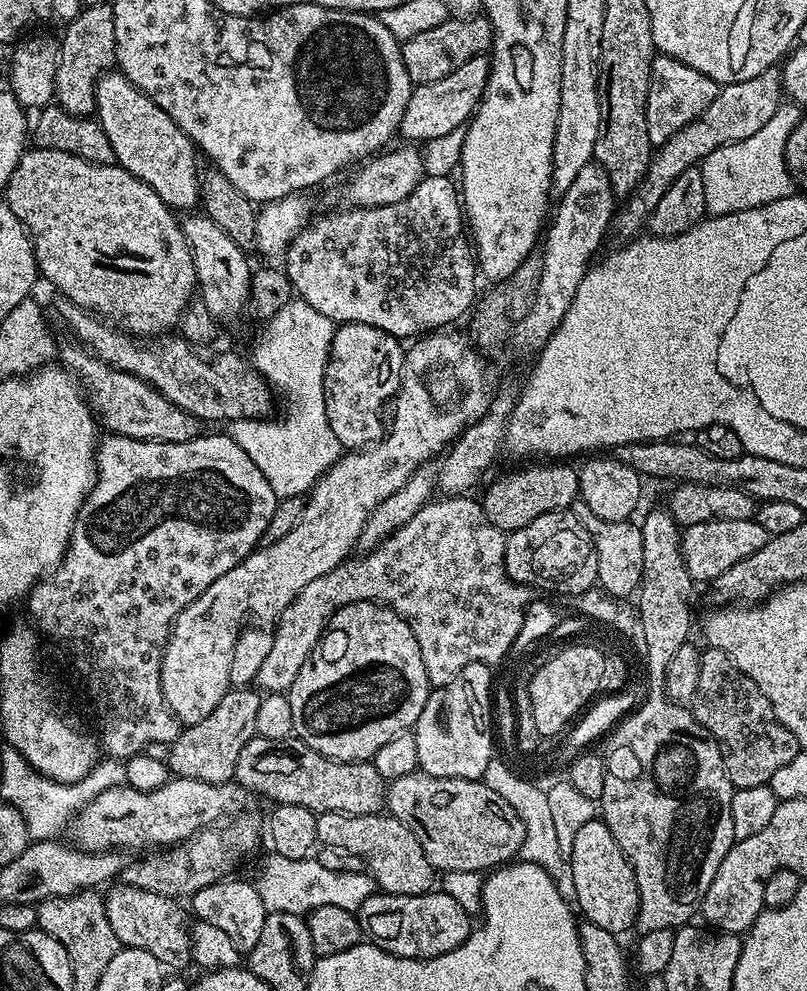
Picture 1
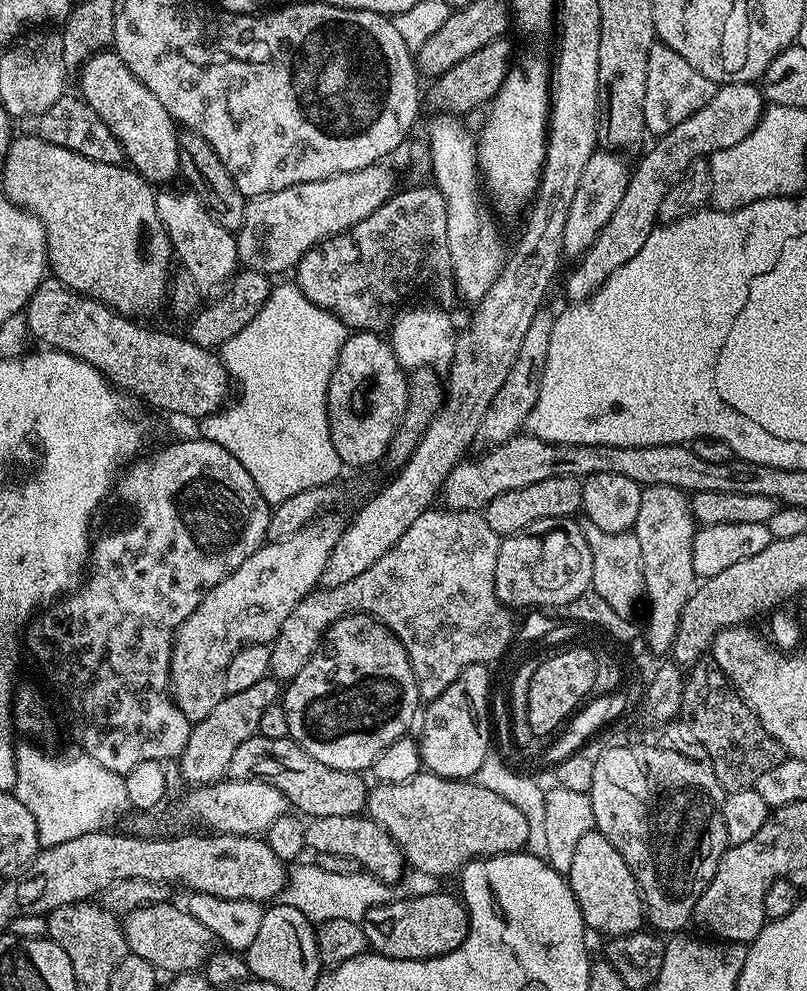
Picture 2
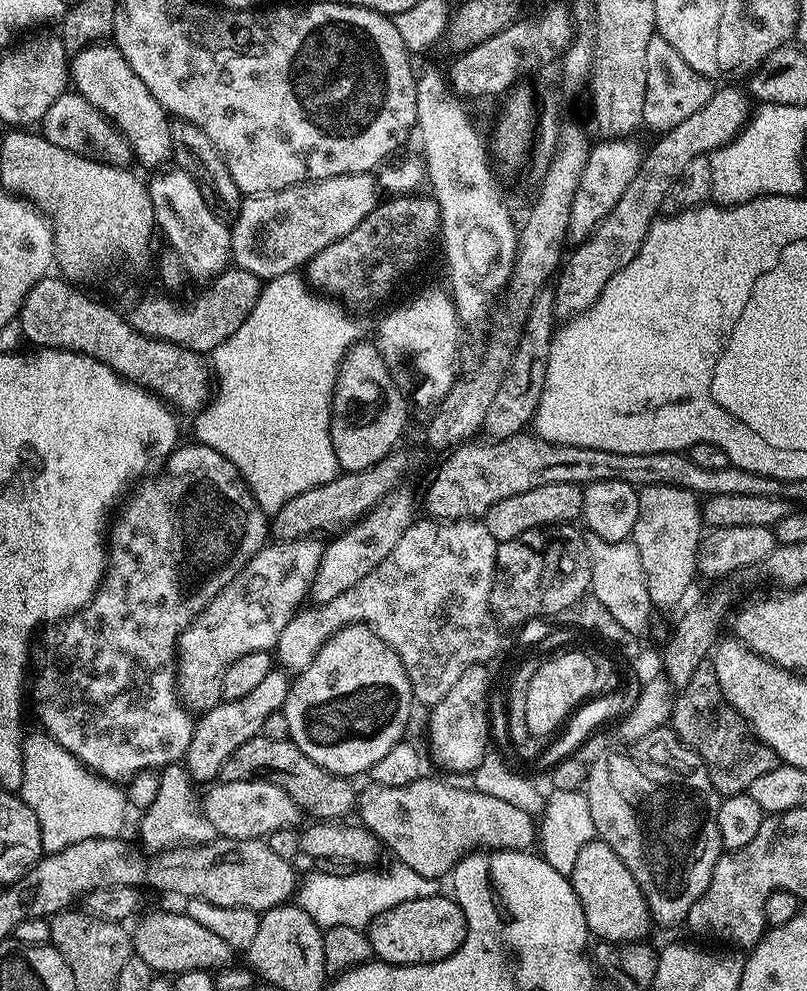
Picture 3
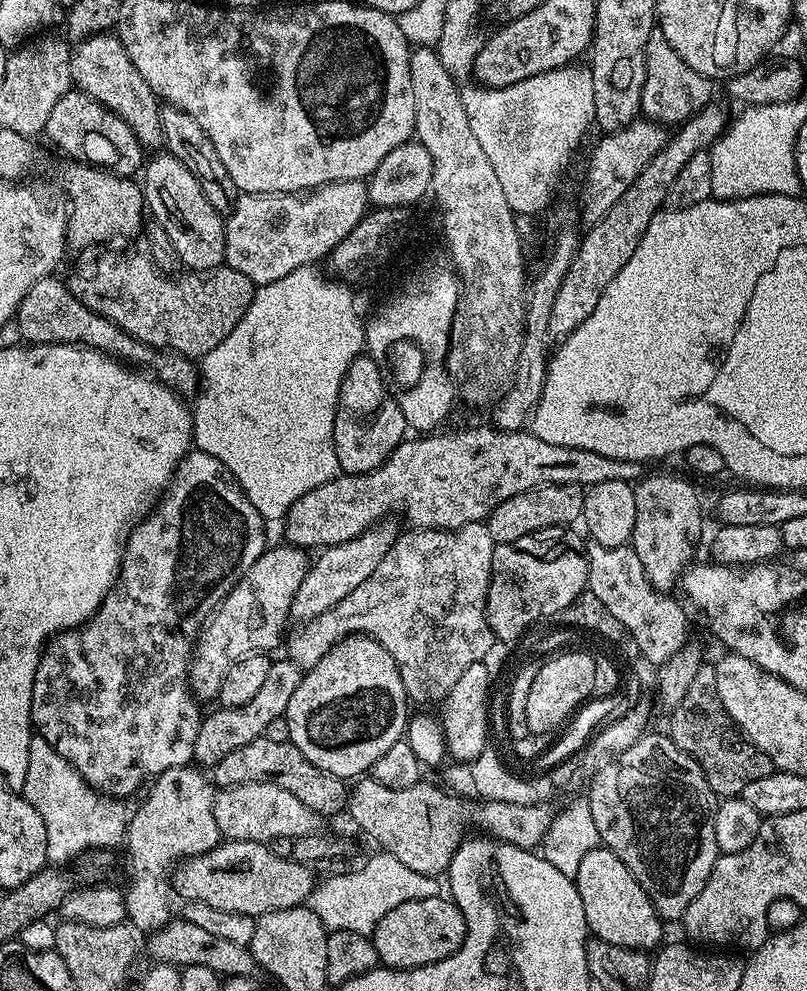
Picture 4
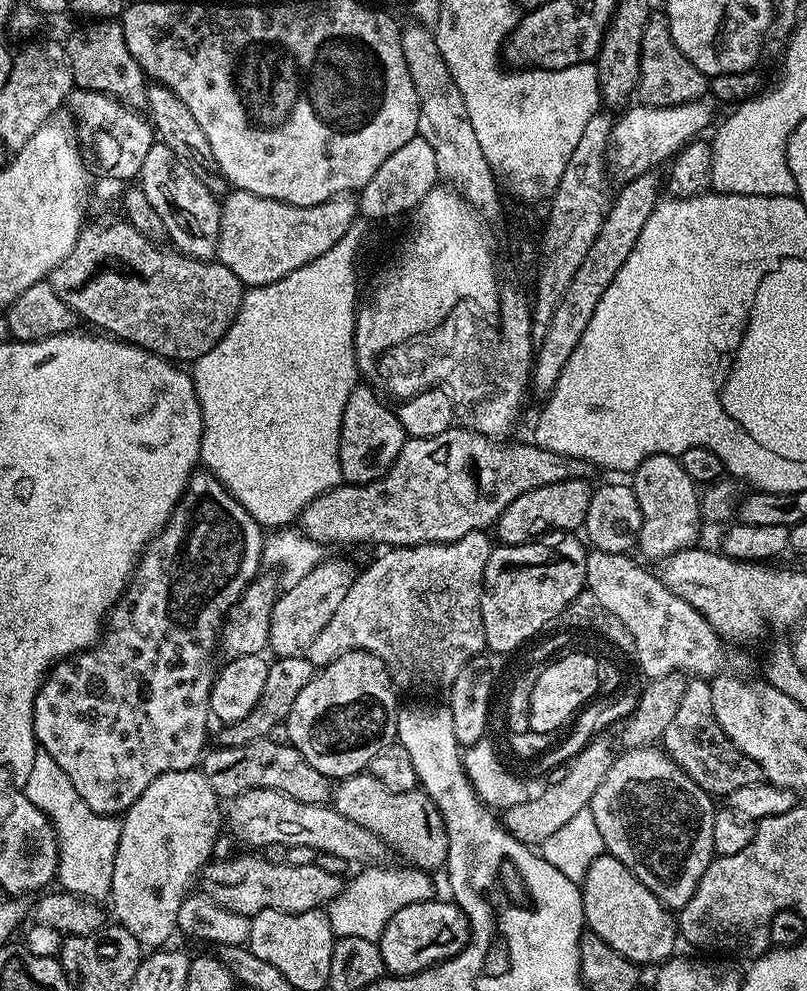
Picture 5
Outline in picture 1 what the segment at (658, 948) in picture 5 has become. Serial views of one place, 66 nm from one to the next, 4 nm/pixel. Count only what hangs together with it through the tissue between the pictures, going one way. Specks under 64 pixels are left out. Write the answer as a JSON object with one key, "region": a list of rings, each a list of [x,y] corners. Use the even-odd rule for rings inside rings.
{"region":[[[593,818],[586,822],[575,835],[570,853],[570,875],[575,907],[581,917],[584,915],[583,919],[587,923],[602,926],[602,930],[617,934],[623,934],[627,928],[631,929],[635,925],[636,916],[640,913],[640,895],[634,878],[634,870],[628,865],[628,859],[624,857],[624,852],[618,846],[618,842],[614,842],[614,834],[610,834],[603,819]]]}

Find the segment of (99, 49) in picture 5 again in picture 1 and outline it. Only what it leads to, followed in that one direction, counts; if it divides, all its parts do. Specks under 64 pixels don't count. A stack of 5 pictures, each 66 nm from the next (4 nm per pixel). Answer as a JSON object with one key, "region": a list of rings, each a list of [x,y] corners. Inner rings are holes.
{"region":[[[119,70],[105,71],[104,75],[96,81],[96,111],[95,119],[99,120],[102,130],[106,130],[106,138],[110,138],[110,146],[114,146],[114,154],[116,155],[116,164],[121,168],[125,168],[130,174],[134,174],[134,178],[138,178],[142,182],[146,182],[146,186],[150,186],[150,190],[154,190],[154,194],[158,194],[158,198],[162,198],[162,202],[173,210],[181,210],[180,208],[188,208],[184,210],[192,210],[196,203],[199,205],[202,200],[202,180],[196,177],[196,156],[198,157],[198,149],[192,143],[192,139],[183,130],[176,125],[174,118],[170,118],[170,114],[166,114],[166,110],[162,110],[162,106],[158,106],[153,102],[146,93],[138,90],[131,82],[126,79],[124,73]]]}

